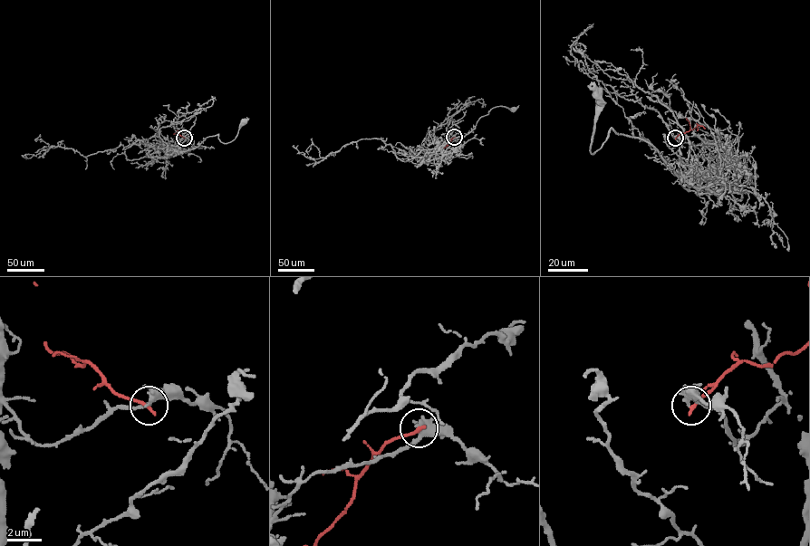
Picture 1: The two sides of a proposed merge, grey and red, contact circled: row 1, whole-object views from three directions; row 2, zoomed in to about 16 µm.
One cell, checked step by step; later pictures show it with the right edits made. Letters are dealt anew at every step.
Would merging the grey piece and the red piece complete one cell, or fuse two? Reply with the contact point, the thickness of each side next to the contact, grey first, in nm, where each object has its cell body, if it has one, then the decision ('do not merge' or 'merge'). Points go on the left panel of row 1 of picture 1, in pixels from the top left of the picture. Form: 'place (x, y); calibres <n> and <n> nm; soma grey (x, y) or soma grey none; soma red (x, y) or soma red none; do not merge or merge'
place (184, 138); calibres 280 and 220 nm; soma grey (244, 121); soma red none; do not merge

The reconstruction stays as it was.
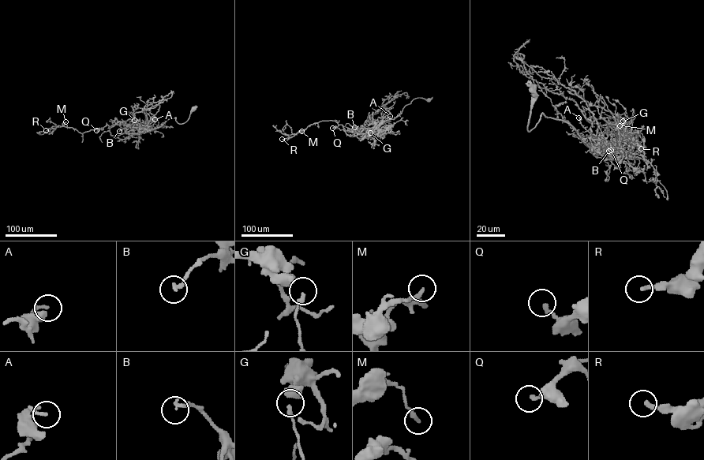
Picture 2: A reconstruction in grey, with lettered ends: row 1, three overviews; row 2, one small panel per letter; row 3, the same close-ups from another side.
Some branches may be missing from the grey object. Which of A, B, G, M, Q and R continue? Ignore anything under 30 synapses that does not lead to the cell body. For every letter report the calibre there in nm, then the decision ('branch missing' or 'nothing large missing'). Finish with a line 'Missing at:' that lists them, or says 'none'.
A: calibre 160 nm; nothing large missing
B: calibre 170 nm; nothing large missing
G: calibre 180 nm; nothing large missing
M: calibre 200 nm; nothing large missing
Q: calibre 190 nm; nothing large missing
R: calibre 190 nm; nothing large missing
Missing at: none

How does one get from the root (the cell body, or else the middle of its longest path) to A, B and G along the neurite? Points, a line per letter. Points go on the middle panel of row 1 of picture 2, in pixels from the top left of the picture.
A: (429, 99), (414, 99), (396, 117), (381, 123), (390, 116)
B: (429, 99), (413, 99), (398, 115), (384, 121), (368, 135), (365, 135), (354, 127)
G: (429, 99), (413, 99), (396, 117), (384, 121), (368, 135), (364, 135), (370, 132)

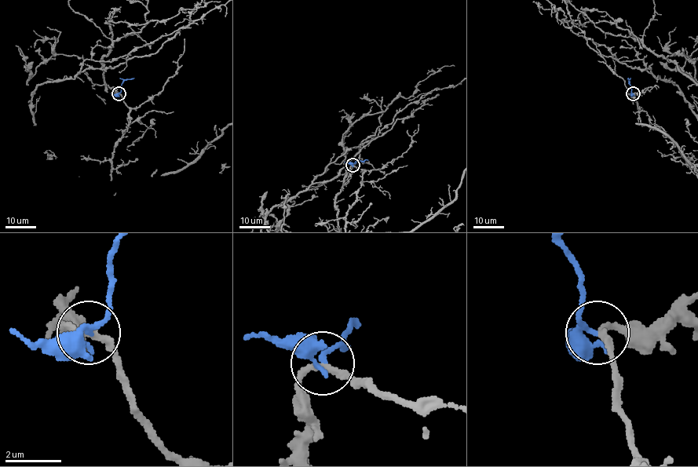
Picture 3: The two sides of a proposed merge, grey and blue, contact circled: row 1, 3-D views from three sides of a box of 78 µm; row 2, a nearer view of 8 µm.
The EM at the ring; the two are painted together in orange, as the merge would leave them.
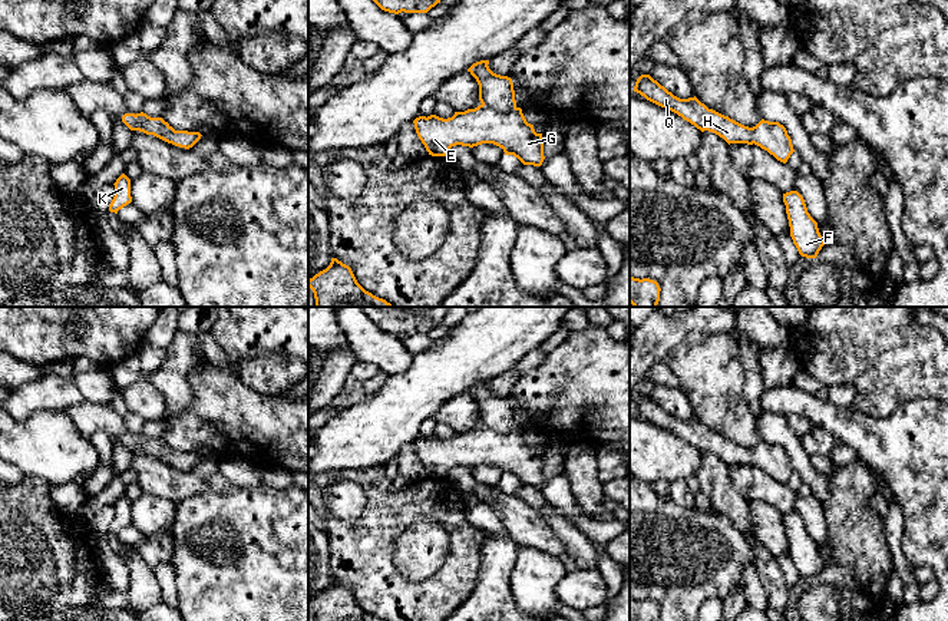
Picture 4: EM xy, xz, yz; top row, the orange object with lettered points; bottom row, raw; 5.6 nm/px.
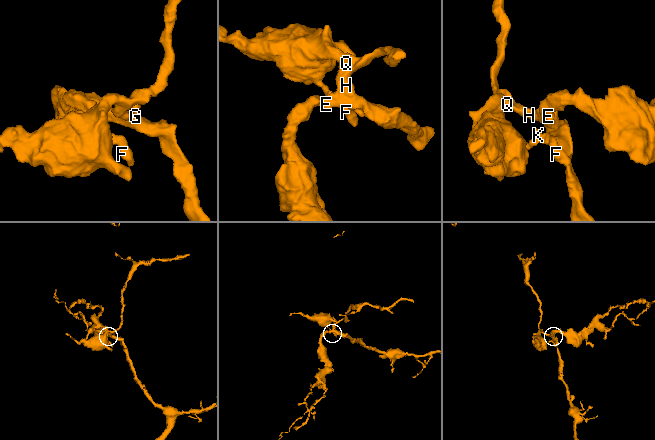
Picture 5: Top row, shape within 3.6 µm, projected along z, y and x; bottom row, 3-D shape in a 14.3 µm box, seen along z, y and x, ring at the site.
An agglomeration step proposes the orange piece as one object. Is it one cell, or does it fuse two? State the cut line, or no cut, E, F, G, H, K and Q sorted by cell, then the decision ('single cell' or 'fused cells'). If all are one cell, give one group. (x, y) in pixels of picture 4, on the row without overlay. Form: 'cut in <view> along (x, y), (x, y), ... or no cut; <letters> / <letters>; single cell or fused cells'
no cut; E F G H K Q; single cell

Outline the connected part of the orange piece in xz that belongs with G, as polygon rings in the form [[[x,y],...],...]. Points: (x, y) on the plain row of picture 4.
[[[480,381],[468,390],[479,406],[480,426],[447,440],[436,436],[416,439],[419,460],[432,478],[446,478],[456,466],[493,465],[523,486],[541,488],[545,480],[542,455],[535,453],[516,427],[512,400],[493,394],[488,386],[489,381]]]

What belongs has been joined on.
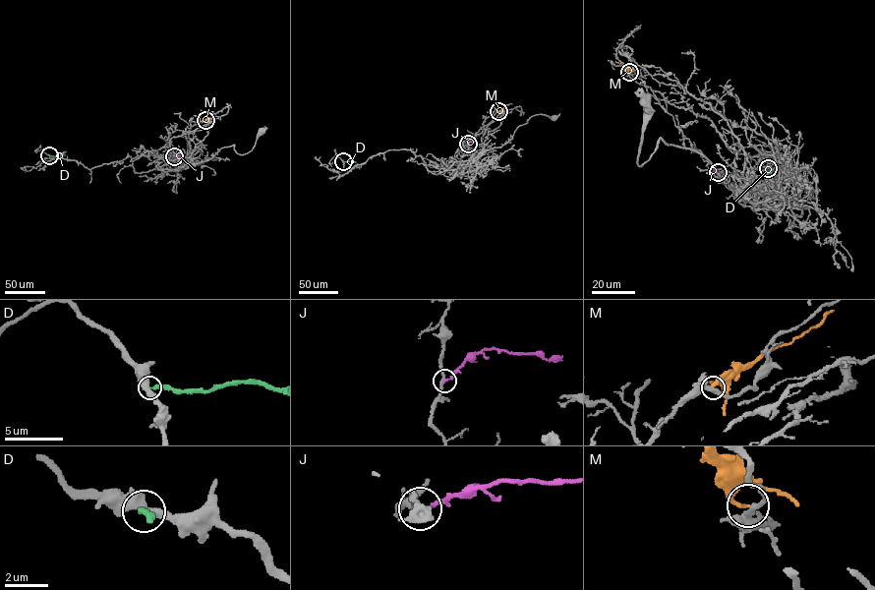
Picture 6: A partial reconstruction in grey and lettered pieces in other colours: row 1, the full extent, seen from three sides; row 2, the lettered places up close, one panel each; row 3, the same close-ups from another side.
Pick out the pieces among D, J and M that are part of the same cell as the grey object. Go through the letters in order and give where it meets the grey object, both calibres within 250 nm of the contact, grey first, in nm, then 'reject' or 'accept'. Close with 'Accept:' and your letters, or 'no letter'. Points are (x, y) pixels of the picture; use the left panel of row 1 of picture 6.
D: (49, 155) | 480/220 nm | reject
J: (174, 156) | 180/180 nm | reject
M: (205, 120) | 280/200 nm | reject
Accept: no letter

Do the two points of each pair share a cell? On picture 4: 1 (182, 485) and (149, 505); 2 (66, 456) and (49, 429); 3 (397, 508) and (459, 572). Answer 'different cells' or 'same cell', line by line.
1: different cells
2: same cell
3: same cell

